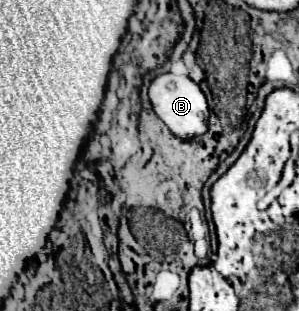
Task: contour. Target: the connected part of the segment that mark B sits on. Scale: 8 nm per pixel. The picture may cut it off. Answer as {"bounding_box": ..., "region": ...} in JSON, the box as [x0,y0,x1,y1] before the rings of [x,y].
{"bounding_box":[148,73,208,139],"region":[[[162,73],[152,79],[148,87],[148,95],[154,107],[154,113],[168,125],[168,129],[180,137],[180,139],[190,139],[206,131],[206,119],[208,119],[208,103],[200,87],[184,75],[174,75],[174,73]]]}

